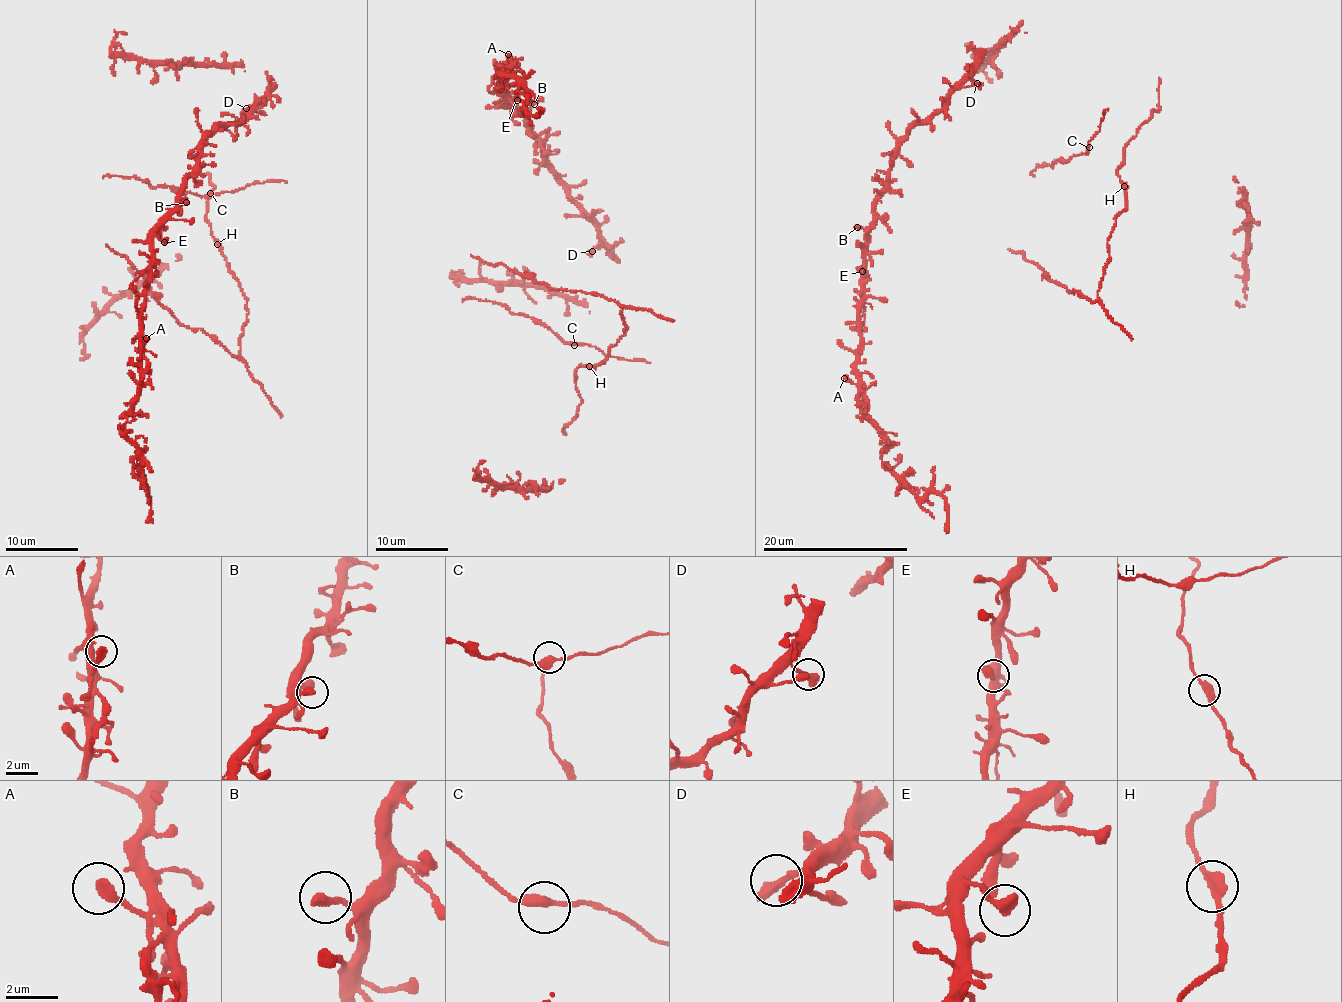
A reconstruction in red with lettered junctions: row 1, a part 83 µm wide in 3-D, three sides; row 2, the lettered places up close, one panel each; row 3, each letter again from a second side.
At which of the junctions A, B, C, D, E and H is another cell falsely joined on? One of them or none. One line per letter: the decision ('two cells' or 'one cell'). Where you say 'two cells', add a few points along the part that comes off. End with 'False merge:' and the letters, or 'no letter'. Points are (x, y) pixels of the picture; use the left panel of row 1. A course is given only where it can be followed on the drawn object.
A: one cell
B: one cell
C: one cell
D: one cell
E: one cell
H: one cell
False merge: no letter

